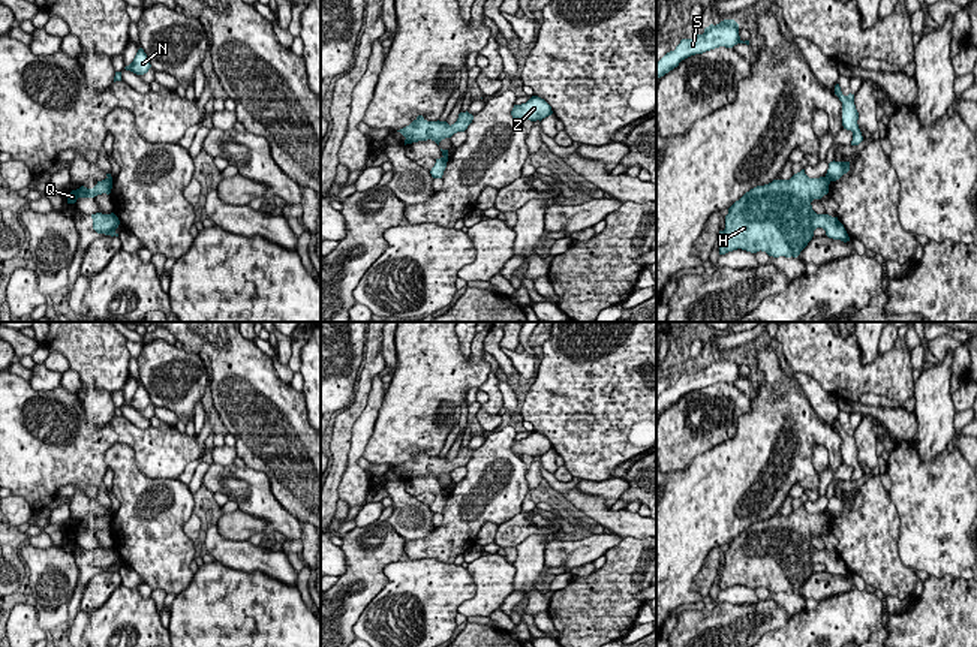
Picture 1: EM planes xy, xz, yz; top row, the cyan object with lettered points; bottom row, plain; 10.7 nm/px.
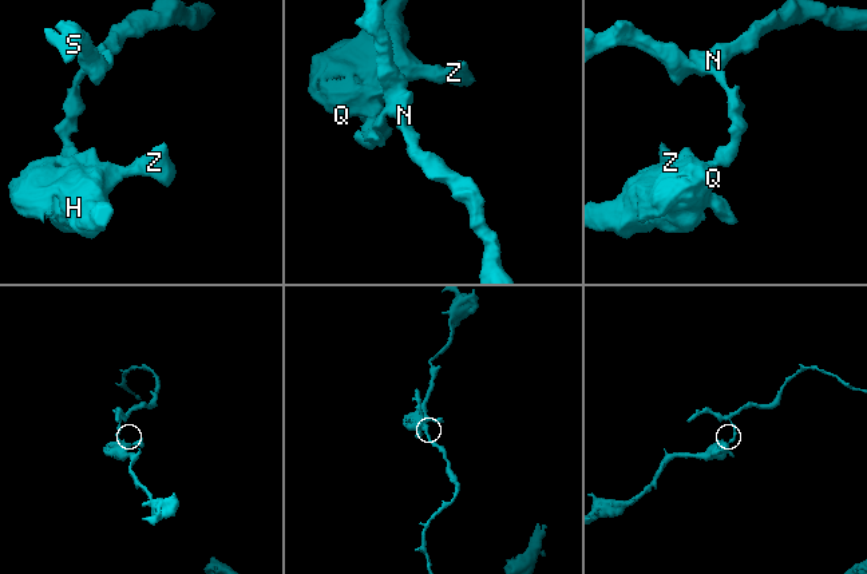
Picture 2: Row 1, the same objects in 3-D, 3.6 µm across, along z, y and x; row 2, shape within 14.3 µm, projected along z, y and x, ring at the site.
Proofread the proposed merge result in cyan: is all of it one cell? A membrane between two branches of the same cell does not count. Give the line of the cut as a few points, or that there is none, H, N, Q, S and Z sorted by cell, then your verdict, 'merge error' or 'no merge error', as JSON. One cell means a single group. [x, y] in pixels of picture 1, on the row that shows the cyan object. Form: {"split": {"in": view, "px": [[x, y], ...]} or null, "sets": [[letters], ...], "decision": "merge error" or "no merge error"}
{"split": {"in": "yz", "px": [[826, 175], [829, 181]]}, "sets": [["H", "Q", "Z"], ["N", "S"]], "decision": "merge error"}

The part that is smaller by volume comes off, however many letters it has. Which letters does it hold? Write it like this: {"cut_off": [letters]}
{"cut_off": ["N", "S"]}

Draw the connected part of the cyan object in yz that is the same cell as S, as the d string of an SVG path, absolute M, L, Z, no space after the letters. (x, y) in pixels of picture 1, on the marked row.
M724 19L719 24L704 28L703 34L695 33L692 39L682 39L674 51L667 52L656 63L656 78L664 76L679 66L679 63L691 55L725 46L733 48L737 43L749 45L749 40L742 40L739 36L739 24L734 19Z

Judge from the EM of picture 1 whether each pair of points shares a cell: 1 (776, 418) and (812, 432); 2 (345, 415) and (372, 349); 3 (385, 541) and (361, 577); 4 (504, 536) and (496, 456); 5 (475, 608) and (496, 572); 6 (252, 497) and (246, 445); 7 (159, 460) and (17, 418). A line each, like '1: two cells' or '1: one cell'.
1: one cell
2: one cell
3: one cell
4: two cells
5: one cell
6: two cells
7: one cell

